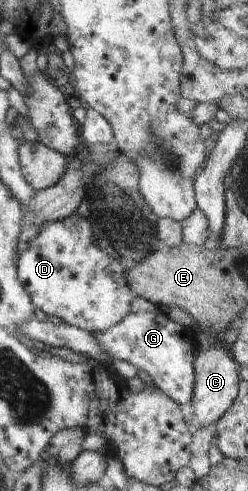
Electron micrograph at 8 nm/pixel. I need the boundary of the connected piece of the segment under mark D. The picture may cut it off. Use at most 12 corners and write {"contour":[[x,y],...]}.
{"contour":[[89,222],[37,226],[17,260],[34,306],[91,334],[135,293]]}

